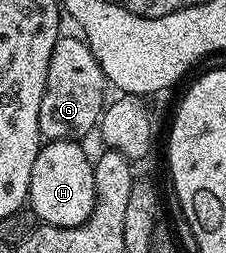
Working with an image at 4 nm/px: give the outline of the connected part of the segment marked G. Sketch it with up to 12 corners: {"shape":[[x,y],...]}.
{"shape":[[80,36],[57,38],[39,103],[46,142],[85,139],[107,82]]}

